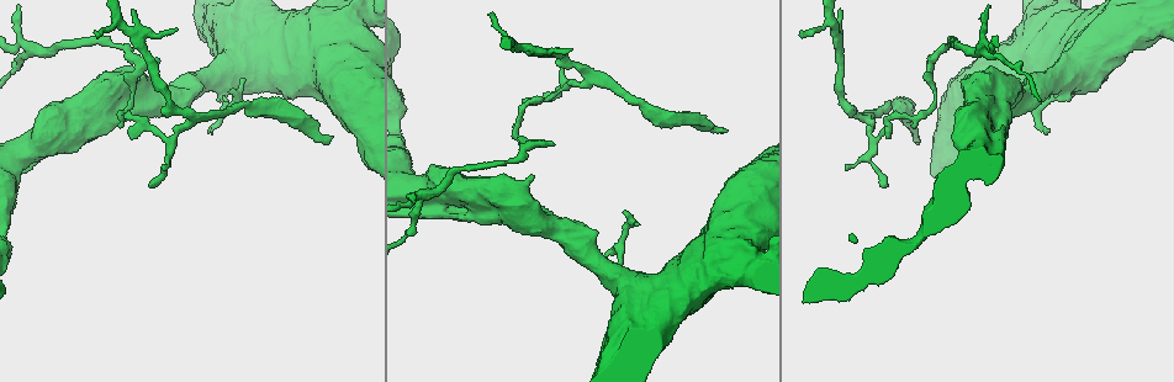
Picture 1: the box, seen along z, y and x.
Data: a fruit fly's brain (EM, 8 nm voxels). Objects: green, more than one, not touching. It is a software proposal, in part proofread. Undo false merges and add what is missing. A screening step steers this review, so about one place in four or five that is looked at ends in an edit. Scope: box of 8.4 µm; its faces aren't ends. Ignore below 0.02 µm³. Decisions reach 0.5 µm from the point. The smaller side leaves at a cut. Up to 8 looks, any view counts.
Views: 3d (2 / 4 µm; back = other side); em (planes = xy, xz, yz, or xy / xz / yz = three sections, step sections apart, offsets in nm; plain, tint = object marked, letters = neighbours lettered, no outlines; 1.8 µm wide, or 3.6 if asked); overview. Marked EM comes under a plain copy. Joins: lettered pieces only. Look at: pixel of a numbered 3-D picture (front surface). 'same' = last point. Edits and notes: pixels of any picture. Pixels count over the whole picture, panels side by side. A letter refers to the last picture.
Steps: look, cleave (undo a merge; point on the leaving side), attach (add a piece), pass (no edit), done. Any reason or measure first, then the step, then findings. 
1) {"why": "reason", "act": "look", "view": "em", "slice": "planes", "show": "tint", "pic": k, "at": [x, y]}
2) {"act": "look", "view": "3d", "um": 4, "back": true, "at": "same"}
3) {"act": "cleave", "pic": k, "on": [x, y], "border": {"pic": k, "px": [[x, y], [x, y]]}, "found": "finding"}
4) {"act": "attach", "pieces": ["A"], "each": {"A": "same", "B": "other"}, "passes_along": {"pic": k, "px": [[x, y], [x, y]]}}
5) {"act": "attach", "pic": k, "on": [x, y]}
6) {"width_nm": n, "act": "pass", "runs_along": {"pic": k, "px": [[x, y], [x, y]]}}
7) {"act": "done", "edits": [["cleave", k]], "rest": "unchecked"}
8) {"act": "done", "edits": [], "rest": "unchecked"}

{"act": "look", "view": "em", "slice": "planes", "show": "tint", "pic": 1, "at": [33, 52]}

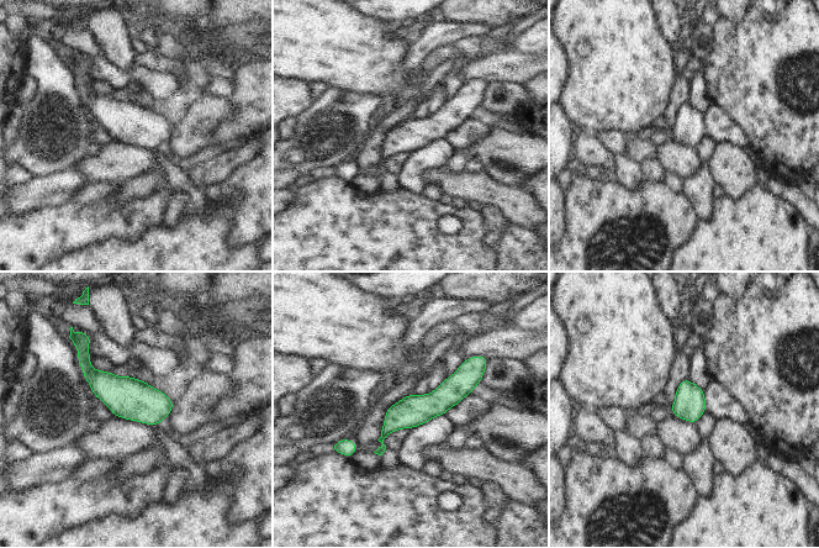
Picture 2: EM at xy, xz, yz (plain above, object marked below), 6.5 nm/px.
{"act": "look", "view": "em", "slice": "planes", "show": "letters", "at": "same"}

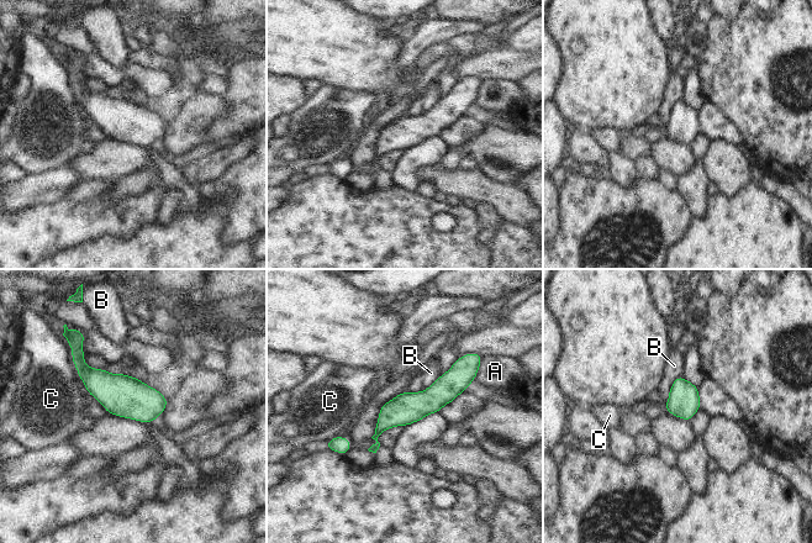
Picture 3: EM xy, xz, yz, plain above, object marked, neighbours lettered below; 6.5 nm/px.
{"longest_contact_nm": ["C", 360], "act": "pass", "each": {"A": "other", "B": "other", "C": "other"}, "border": {"pic": 3, "px": [[442, 374], [420, 391], [406, 391]]}, "found": "all the same neuron"}

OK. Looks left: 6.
{"why": "an open end", "act": "look", "view": "em", "slice": "planes", "show": "letters", "pic": 1, "at": [845, 165]}

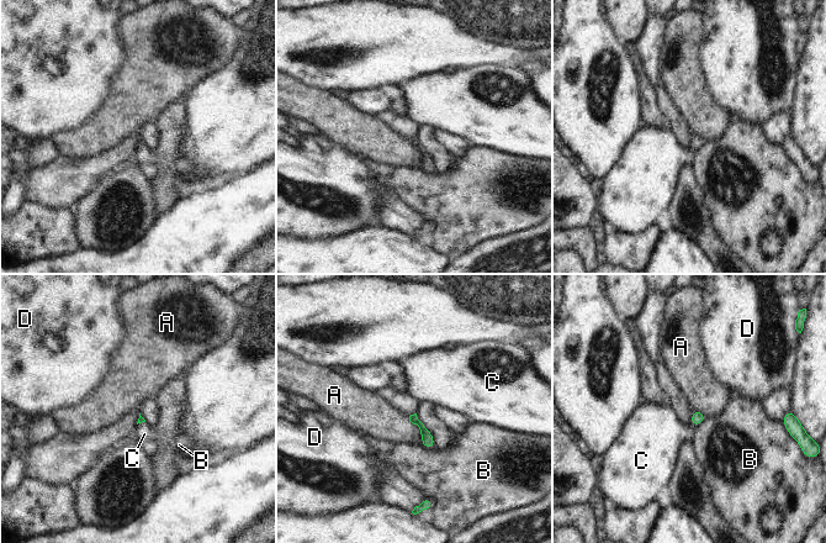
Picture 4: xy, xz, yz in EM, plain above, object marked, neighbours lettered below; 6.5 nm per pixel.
{"longest_contact_nm": ["A", 190], "act": "attach", "pieces": ["C"], "each": {"A": "other", "B": "other", "C": "same", "D": "other"}, "found": "the neuron continues"}

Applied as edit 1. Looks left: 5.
{"why": "see it whole again", "act": "look", "view": "overview"}

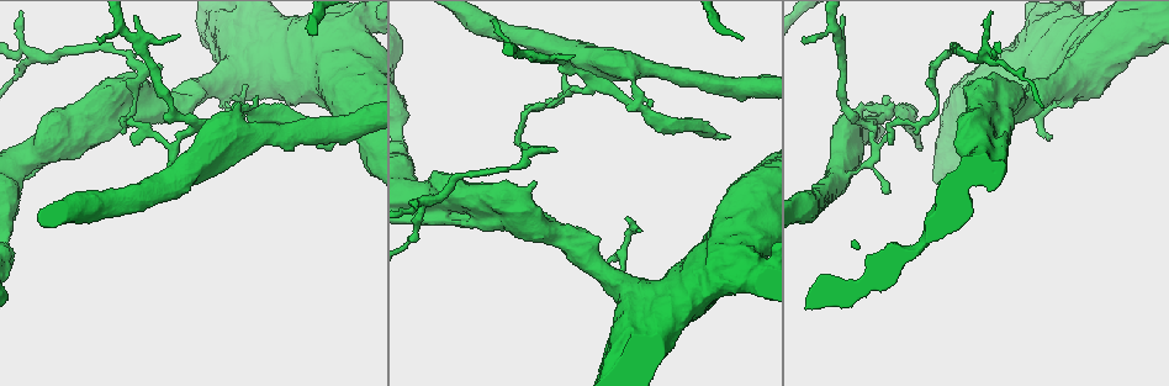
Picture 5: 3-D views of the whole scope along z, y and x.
{"why": "long arm stops here", "act": "look", "view": "em", "slice": "planes", "show": "letters", "pic": 5, "at": [919, 142]}

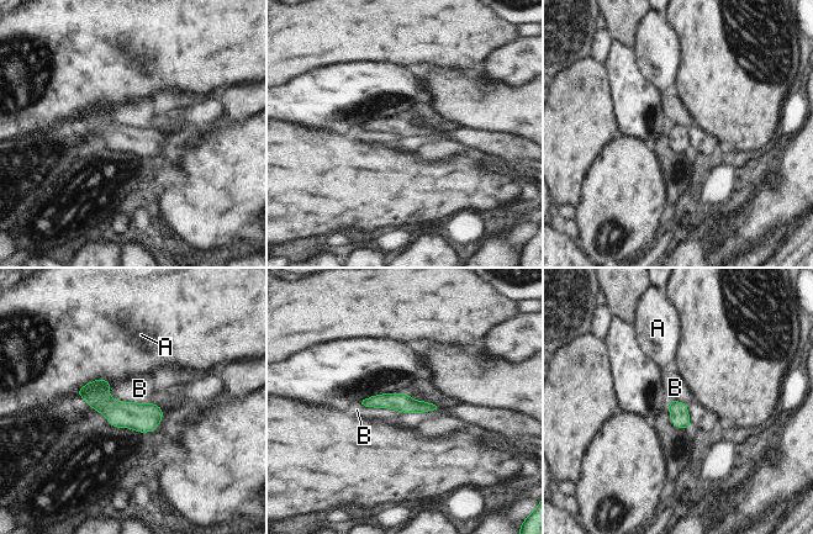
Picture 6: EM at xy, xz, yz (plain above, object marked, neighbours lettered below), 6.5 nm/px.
{"act": "pass", "each": {"A": "other", "B": "other"}, "runs_along": {"pic": 6, "px": [[80, 392], [158, 418]]}, "found": "no lettered piece goes on from it"}

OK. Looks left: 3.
{"act": "done", "edits": [["attach", 4]], "rest": "unchecked"}

